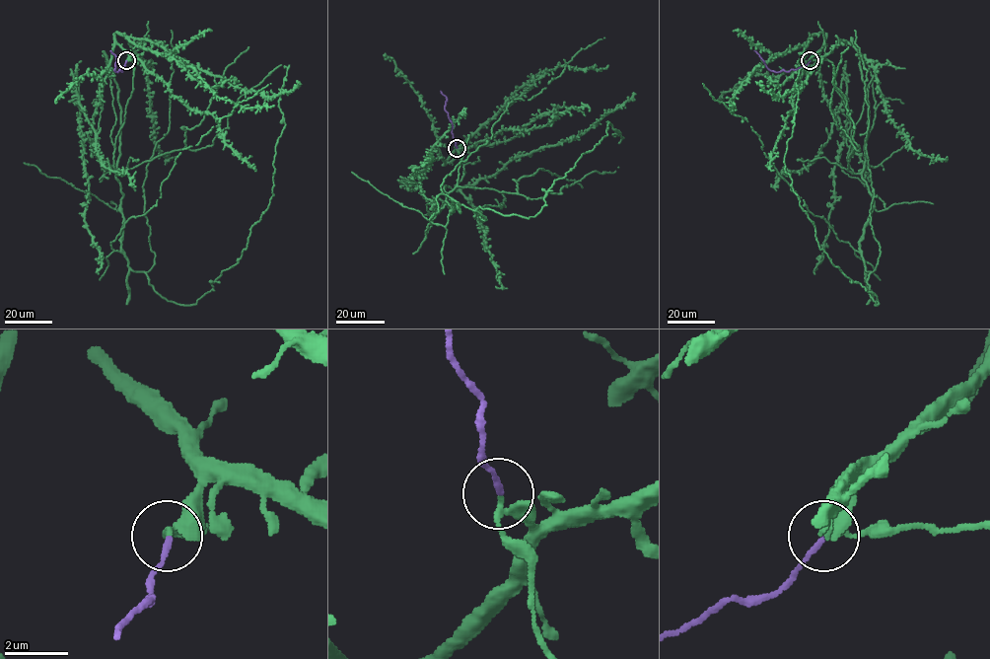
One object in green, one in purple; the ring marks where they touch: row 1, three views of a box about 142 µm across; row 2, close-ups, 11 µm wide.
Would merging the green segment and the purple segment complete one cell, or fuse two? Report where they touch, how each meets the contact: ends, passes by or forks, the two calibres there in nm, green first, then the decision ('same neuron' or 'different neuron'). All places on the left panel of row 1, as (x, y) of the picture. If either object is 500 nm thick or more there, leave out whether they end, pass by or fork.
place (126, 60); green passes by; purple ends; calibres 180 and 170 nm; same neuron

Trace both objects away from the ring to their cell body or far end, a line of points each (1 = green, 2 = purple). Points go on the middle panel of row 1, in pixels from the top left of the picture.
1: (457, 148), (464, 173), (444, 185), (451, 212), (452, 198), (528, 218), (606, 122), (618, 143)
2: (457, 148), (444, 106), (447, 98), (441, 91)

